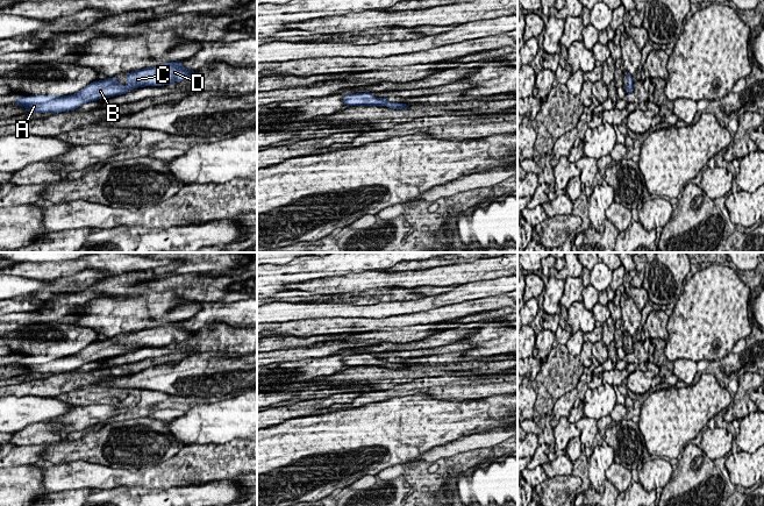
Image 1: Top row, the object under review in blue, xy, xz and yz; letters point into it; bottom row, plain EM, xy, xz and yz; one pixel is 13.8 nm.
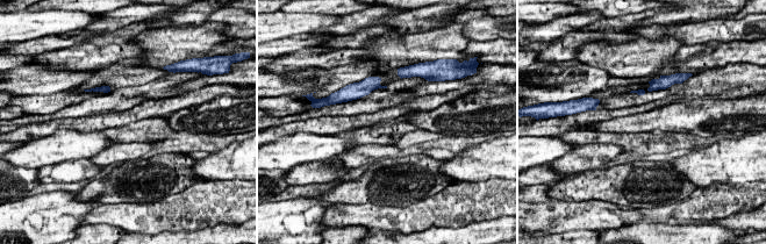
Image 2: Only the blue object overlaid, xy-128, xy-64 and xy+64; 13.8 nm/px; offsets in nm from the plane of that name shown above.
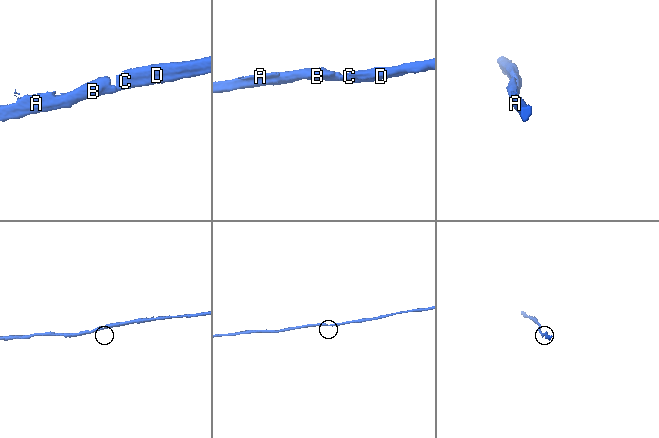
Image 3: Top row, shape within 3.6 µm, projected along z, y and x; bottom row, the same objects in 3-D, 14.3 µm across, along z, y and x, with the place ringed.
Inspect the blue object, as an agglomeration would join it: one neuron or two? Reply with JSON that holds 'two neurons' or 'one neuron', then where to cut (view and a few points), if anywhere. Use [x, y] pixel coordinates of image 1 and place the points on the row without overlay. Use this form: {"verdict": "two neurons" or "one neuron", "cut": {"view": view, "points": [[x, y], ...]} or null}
{"verdict": "one neuron", "cut": null}

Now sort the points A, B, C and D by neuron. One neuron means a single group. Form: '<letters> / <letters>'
A B C D

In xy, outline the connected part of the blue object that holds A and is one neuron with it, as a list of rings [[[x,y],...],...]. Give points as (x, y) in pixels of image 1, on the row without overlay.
[[[165,322],[162,326],[142,329],[127,334],[127,344],[122,345],[116,337],[93,342],[79,352],[70,356],[36,356],[20,357],[16,365],[23,366],[30,373],[52,375],[74,371],[79,366],[130,352],[133,349],[145,347],[171,345],[173,342],[184,342],[194,337],[193,330],[187,330],[180,323]]]

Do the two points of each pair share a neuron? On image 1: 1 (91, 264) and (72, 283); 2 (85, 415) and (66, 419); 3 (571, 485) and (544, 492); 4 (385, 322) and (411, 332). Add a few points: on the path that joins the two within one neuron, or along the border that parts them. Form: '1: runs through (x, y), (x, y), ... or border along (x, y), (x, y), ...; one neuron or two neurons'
1: border along (87, 269), (104, 270), (111, 275); two neurons
2: runs through (80, 418), (71, 419); one neuron
3: runs through (564, 485), (551, 492); one neuron
4: border along (427, 323), (377, 327), (373, 329); two neurons

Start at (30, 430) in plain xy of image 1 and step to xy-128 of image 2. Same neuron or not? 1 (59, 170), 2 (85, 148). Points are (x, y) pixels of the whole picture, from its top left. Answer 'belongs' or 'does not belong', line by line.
1: belongs
2: does not belong

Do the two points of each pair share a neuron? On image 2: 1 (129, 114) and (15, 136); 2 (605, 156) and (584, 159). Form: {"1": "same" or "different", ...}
{"1": "same", "2": "same"}

